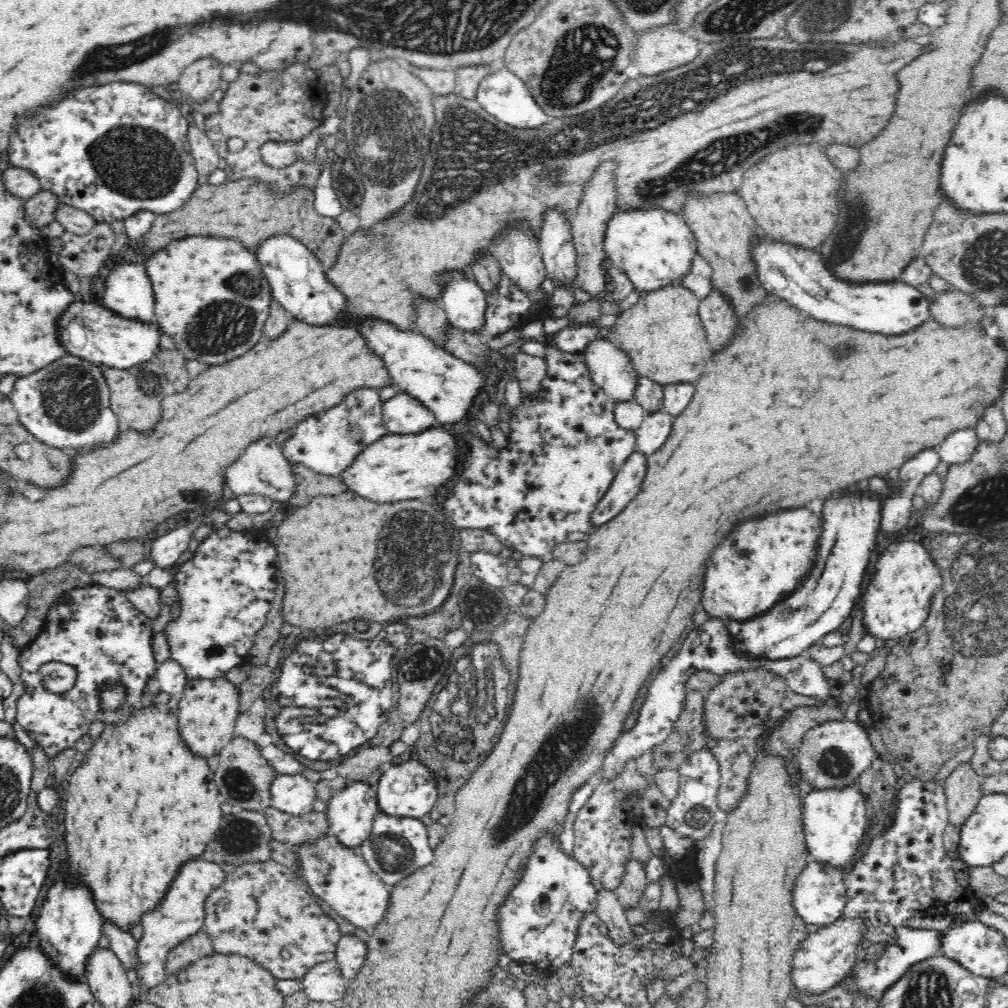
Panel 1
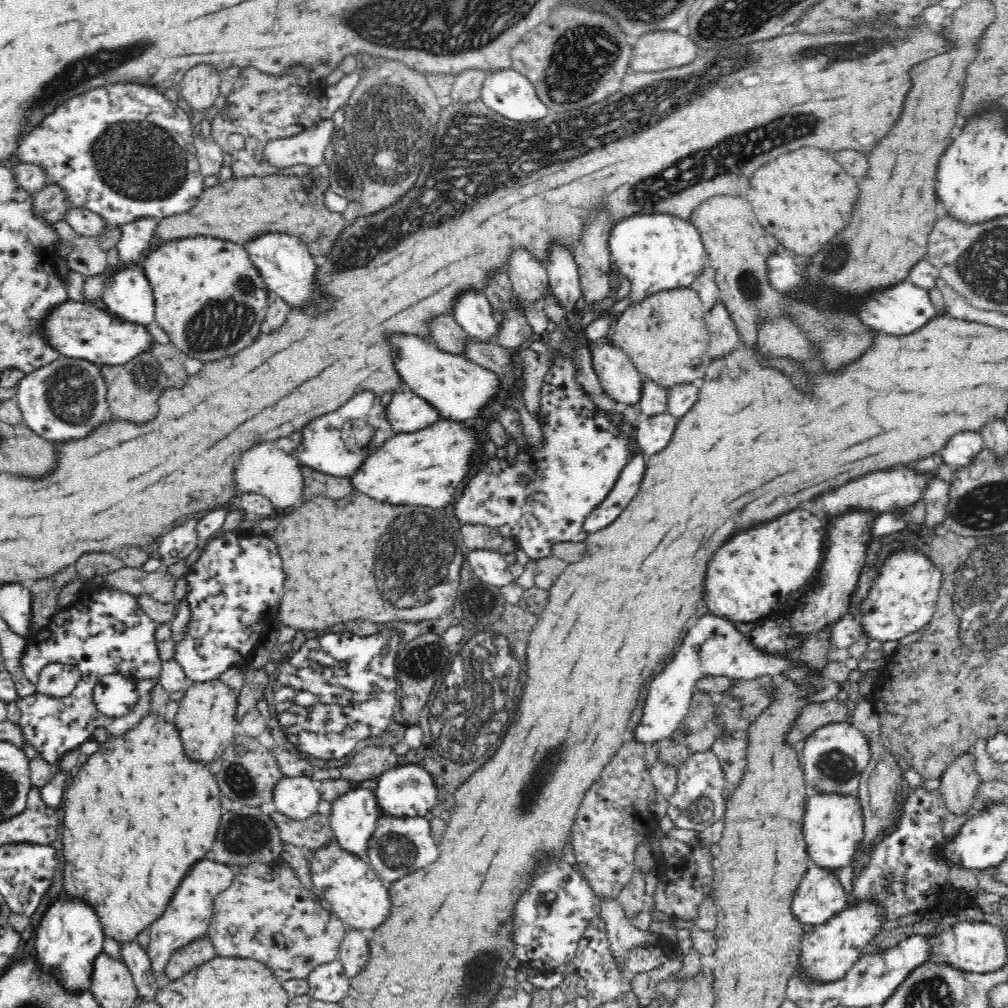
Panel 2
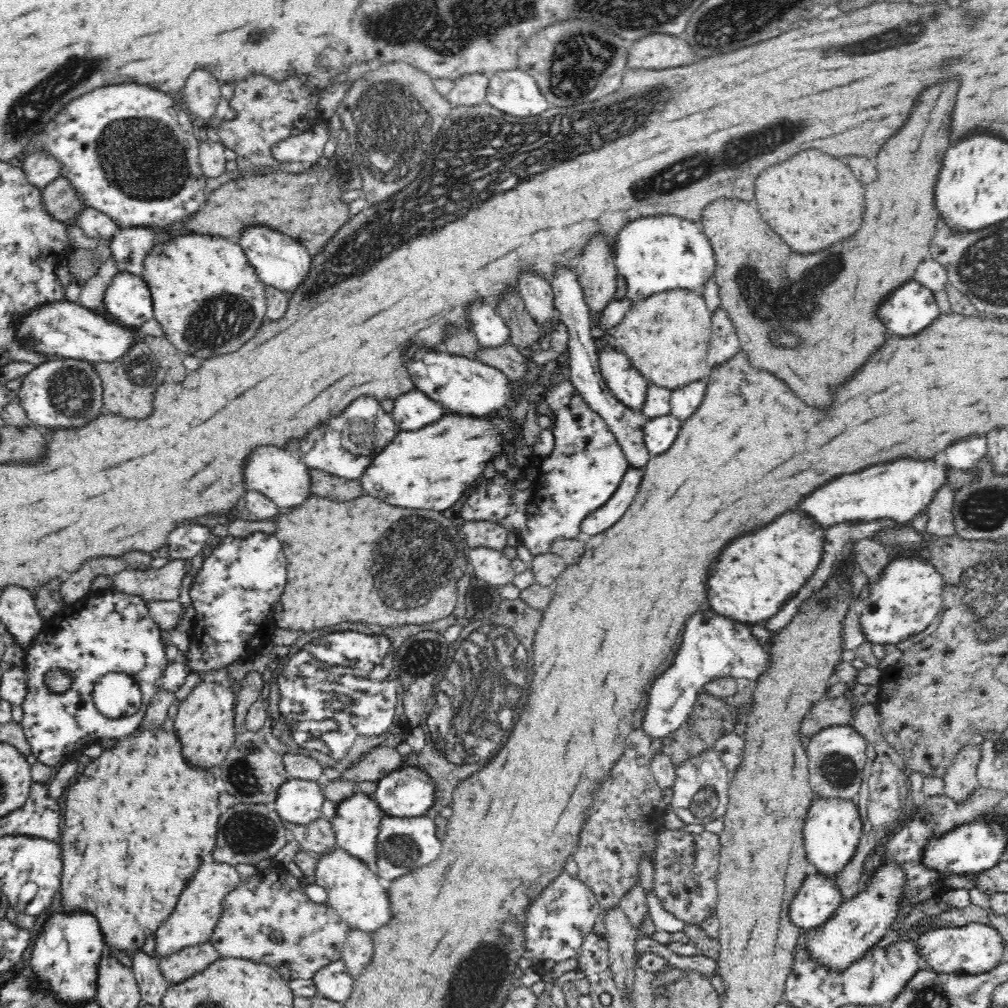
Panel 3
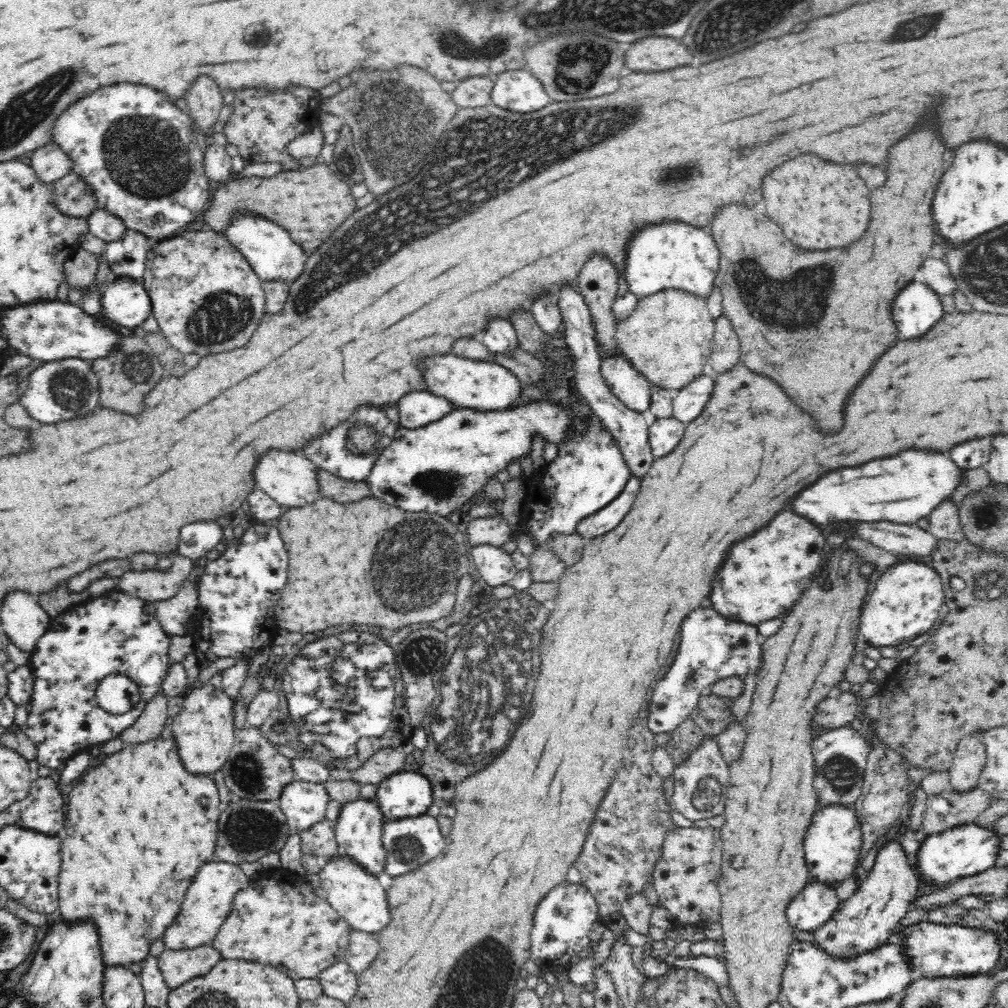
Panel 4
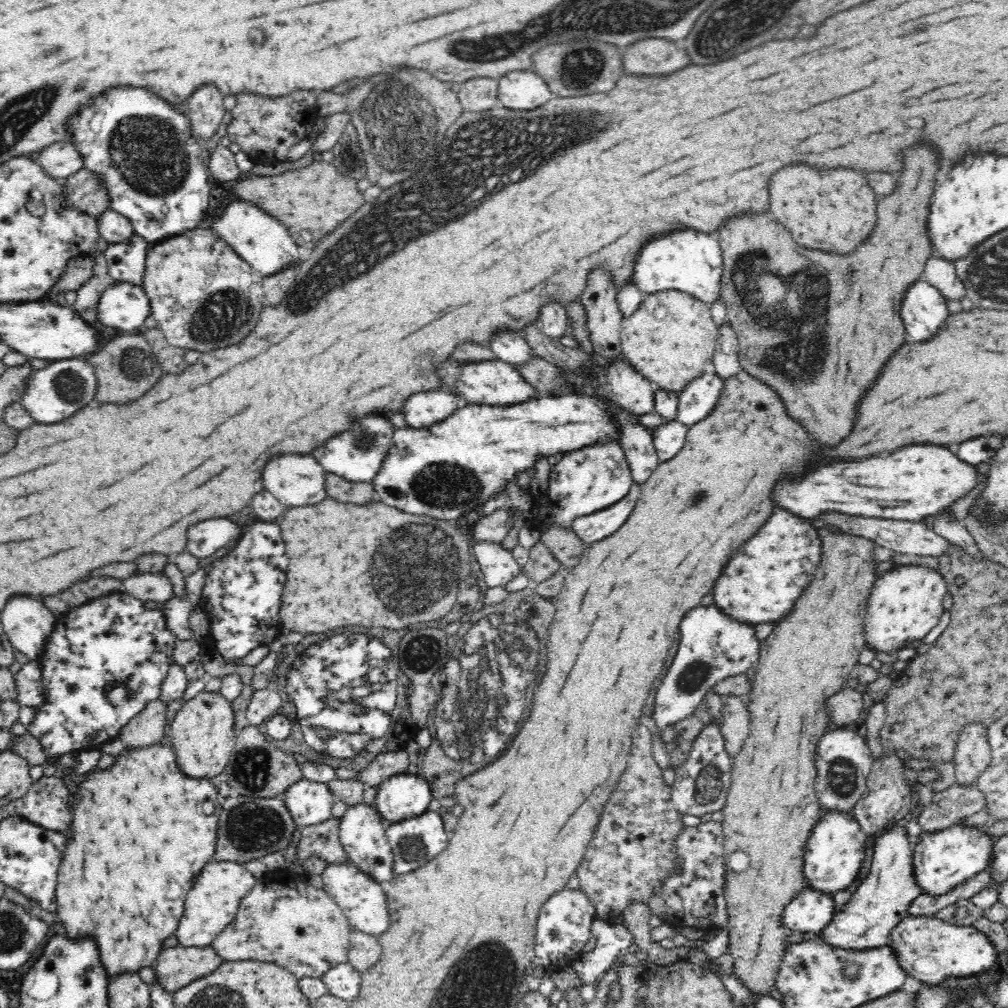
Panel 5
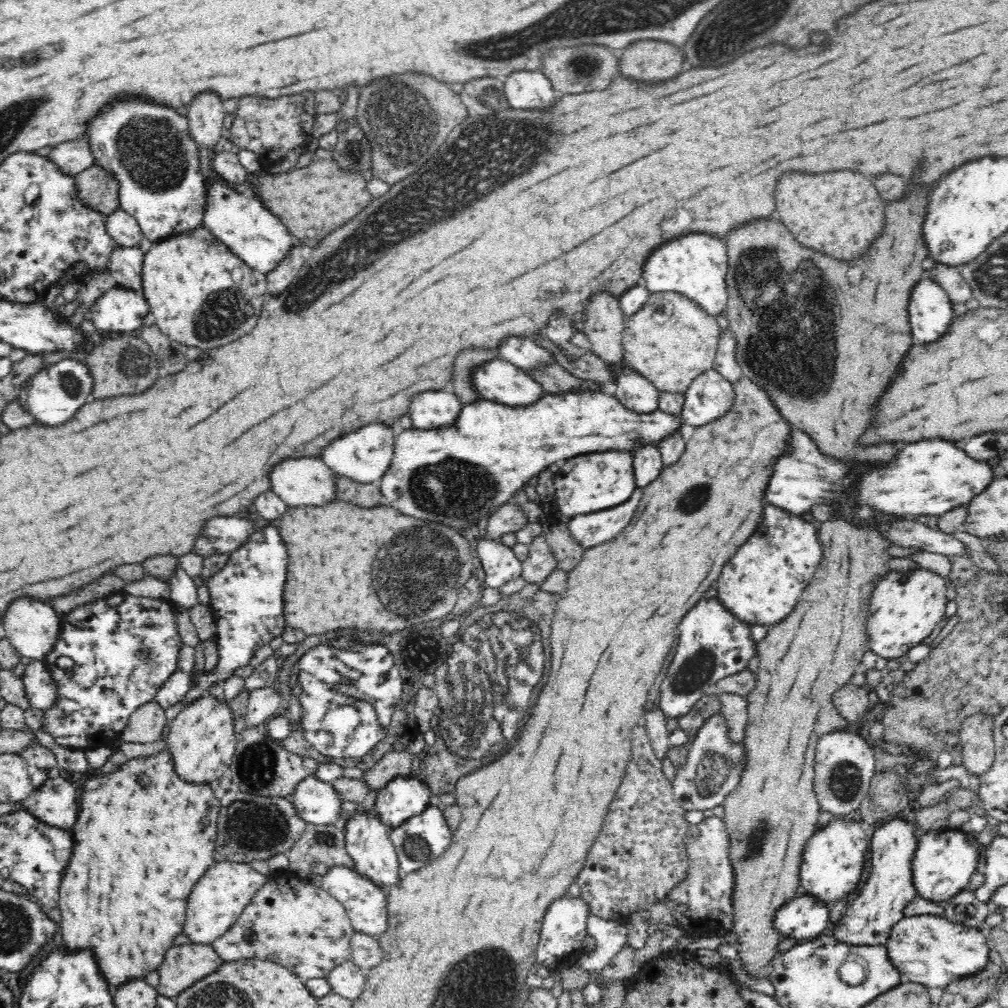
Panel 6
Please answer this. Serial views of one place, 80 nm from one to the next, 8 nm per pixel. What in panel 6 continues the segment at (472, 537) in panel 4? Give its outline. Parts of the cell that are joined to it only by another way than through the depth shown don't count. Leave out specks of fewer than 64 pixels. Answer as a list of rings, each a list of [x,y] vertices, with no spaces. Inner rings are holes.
[[[504,503],[489,516],[485,538],[500,540],[508,532],[518,532],[528,523],[526,515],[516,503]]]

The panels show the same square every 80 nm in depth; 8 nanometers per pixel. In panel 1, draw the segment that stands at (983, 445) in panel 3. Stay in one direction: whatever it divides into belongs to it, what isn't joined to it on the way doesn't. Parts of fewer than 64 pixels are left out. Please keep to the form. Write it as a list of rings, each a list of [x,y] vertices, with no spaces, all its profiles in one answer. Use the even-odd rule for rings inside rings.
[[[964,428],[964,430],[956,430],[956,432],[948,434],[944,444],[940,444],[940,448],[936,448],[936,450],[942,461],[955,465],[970,460],[979,442],[980,438],[976,436],[976,432],[972,428]]]

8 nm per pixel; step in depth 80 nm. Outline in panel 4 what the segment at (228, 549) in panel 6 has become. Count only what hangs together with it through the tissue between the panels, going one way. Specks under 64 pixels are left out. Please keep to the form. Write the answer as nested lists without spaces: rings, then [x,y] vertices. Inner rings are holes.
[[[224,521],[218,522],[194,522],[180,528],[180,540],[178,540],[178,552],[192,560],[208,558],[214,554],[214,547],[220,542],[225,543],[223,530],[226,526]]]

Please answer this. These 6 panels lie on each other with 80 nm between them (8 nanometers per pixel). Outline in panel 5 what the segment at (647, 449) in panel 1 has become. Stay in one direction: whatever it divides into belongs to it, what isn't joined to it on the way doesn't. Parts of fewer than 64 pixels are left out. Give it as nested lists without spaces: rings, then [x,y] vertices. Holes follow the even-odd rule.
[[[676,420],[668,421],[655,428],[653,445],[660,462],[670,460],[683,447],[688,432],[686,425]]]

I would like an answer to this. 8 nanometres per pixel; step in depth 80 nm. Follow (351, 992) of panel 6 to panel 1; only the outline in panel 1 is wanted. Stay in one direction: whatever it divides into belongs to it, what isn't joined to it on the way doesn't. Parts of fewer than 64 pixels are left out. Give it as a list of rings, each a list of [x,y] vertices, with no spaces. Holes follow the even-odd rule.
[[[336,960],[312,966],[300,979],[303,991],[312,1001],[340,1000],[348,985],[348,980],[342,976]]]

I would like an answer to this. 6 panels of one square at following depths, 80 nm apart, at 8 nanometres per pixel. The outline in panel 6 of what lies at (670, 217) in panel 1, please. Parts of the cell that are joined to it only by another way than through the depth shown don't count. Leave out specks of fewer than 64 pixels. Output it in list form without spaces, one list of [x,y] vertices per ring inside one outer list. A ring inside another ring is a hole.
[[[686,234],[676,240],[670,240],[650,252],[644,270],[642,282],[651,293],[677,292],[698,304],[714,318],[727,308],[727,250],[724,240],[708,234]]]

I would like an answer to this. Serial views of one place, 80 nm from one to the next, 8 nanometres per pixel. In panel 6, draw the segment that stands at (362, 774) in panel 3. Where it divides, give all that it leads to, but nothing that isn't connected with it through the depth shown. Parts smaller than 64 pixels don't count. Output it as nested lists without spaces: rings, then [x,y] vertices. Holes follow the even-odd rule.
[[[406,751],[387,752],[372,768],[365,771],[362,779],[370,789],[377,791],[397,776],[411,776],[411,764],[412,754]]]

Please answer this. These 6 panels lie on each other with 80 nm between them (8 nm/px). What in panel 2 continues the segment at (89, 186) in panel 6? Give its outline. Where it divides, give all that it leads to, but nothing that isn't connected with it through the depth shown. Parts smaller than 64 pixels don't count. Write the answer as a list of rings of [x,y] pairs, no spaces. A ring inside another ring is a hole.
[[[48,183],[42,190],[34,193],[33,213],[46,222],[64,221],[65,212],[74,207],[66,193],[59,186]]]

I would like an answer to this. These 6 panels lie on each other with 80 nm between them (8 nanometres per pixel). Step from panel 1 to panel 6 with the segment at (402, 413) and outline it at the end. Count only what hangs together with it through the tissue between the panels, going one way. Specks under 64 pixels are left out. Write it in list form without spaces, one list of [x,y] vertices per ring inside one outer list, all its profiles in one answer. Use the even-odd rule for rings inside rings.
[[[424,392],[412,398],[408,414],[415,429],[440,428],[450,426],[458,418],[462,404],[456,394]]]

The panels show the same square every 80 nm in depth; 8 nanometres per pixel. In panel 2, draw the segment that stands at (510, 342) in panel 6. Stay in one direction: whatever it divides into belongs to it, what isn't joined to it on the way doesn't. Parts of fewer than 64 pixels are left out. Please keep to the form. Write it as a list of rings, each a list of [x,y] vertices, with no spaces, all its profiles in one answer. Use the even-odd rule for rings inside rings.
[[[464,290],[454,300],[454,320],[474,340],[496,343],[500,321],[480,290]]]

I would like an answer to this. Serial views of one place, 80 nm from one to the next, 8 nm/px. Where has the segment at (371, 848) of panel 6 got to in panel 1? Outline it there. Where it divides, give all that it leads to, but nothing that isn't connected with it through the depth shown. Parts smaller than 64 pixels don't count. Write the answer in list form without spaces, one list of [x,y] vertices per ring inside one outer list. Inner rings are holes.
[[[366,781],[349,782],[344,788],[334,791],[326,802],[328,835],[336,836],[340,843],[348,849],[356,851],[357,848],[360,848],[360,844],[371,836],[375,816],[381,812],[377,801],[376,787]]]

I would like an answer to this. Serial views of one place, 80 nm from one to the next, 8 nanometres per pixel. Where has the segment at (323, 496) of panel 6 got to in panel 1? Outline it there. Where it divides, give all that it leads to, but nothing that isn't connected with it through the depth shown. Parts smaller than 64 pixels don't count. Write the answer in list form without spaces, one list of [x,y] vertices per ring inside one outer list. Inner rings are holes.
[[[260,440],[260,444],[250,444],[244,454],[228,468],[226,486],[238,497],[240,495],[260,495],[277,500],[277,504],[289,502],[296,488],[296,477],[292,475],[293,463],[289,462],[283,452],[272,450],[272,444]],[[270,446],[270,448],[268,448]]]

